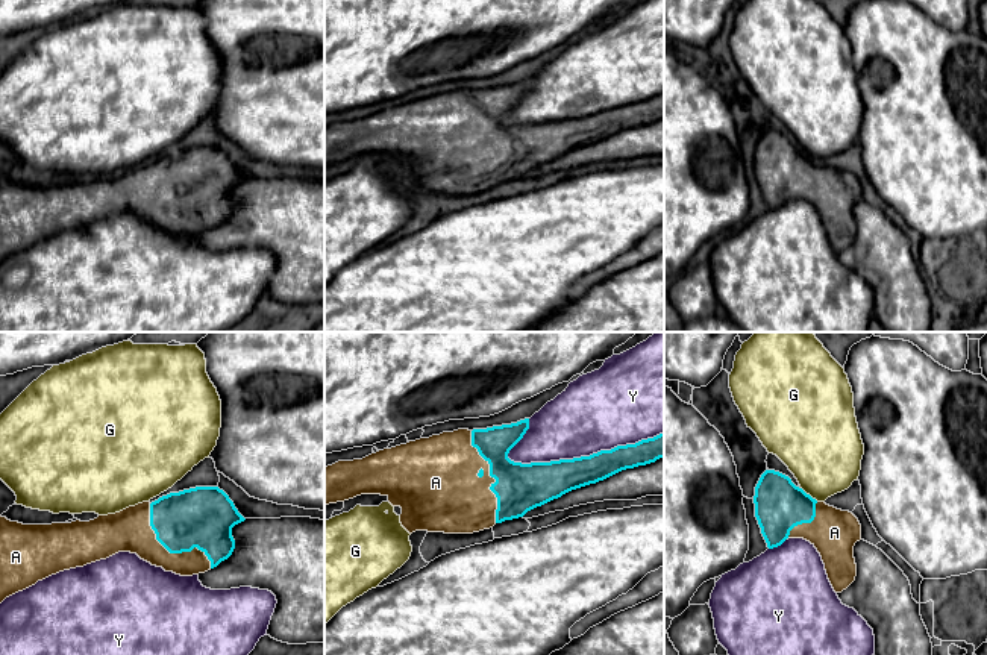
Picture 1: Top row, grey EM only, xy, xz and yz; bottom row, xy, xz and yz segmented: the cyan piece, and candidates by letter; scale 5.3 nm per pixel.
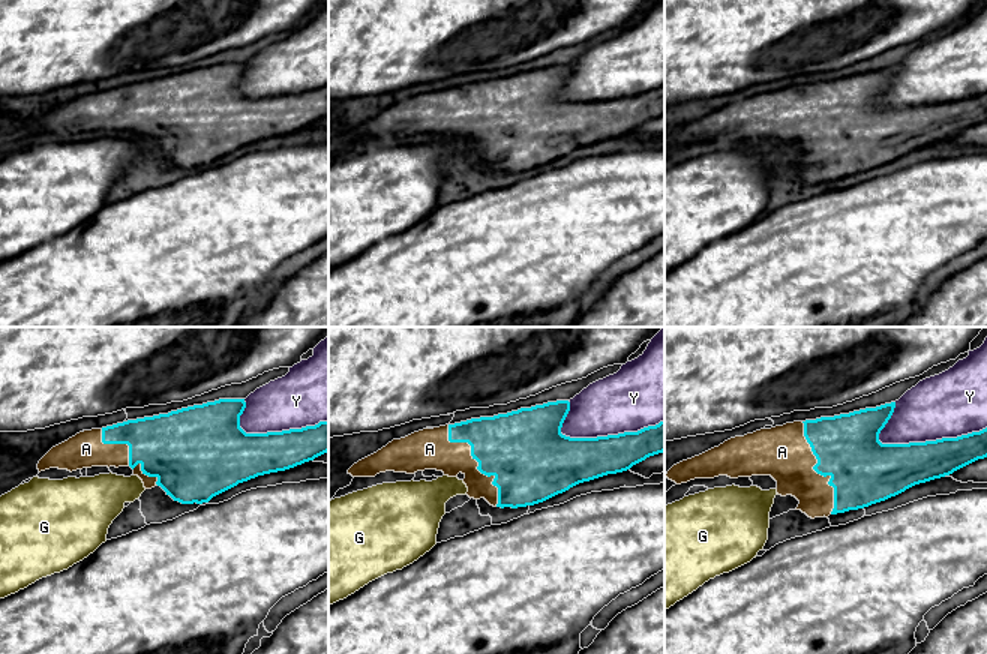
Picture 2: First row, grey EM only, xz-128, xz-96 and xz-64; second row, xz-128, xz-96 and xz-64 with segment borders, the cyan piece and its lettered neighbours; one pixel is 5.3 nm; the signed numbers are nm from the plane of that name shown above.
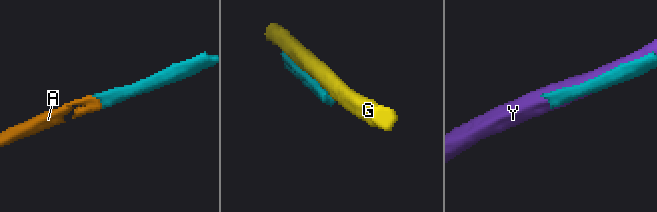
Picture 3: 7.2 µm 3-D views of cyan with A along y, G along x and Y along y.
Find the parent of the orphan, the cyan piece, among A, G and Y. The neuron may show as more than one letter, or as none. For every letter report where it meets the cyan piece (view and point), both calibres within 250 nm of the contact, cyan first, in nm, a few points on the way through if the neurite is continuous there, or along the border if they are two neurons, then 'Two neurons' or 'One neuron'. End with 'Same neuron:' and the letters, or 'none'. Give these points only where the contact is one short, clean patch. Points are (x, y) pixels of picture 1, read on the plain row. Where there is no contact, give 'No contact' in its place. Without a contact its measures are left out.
A: Touches cyan at xy (170, 213). Thickness 320 nm (cyan) against 220 nm. One neuron
G: Touches cyan at yz (808, 155). Thickness 280 nm (cyan) against 400 nm. Two neurons
Y: Touches cyan at xz (584, 117). Thickness 200 nm (cyan) against 400 nm. Two neurons
Same neuron: A

